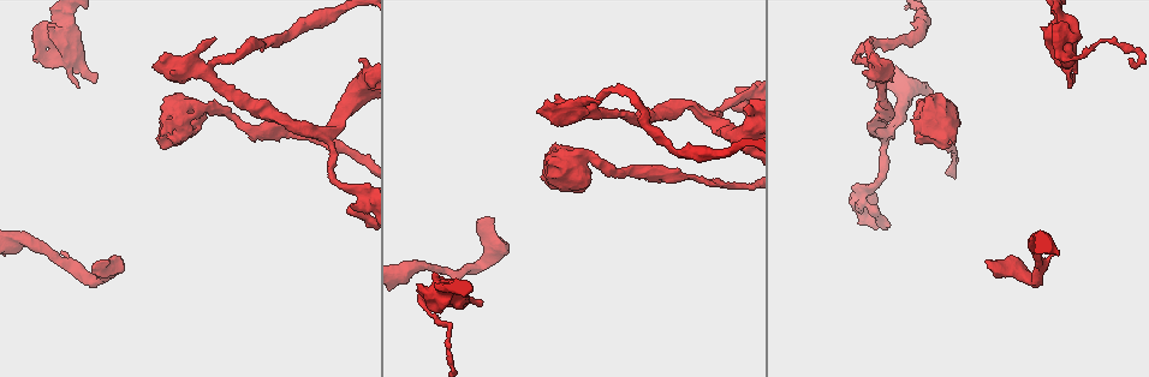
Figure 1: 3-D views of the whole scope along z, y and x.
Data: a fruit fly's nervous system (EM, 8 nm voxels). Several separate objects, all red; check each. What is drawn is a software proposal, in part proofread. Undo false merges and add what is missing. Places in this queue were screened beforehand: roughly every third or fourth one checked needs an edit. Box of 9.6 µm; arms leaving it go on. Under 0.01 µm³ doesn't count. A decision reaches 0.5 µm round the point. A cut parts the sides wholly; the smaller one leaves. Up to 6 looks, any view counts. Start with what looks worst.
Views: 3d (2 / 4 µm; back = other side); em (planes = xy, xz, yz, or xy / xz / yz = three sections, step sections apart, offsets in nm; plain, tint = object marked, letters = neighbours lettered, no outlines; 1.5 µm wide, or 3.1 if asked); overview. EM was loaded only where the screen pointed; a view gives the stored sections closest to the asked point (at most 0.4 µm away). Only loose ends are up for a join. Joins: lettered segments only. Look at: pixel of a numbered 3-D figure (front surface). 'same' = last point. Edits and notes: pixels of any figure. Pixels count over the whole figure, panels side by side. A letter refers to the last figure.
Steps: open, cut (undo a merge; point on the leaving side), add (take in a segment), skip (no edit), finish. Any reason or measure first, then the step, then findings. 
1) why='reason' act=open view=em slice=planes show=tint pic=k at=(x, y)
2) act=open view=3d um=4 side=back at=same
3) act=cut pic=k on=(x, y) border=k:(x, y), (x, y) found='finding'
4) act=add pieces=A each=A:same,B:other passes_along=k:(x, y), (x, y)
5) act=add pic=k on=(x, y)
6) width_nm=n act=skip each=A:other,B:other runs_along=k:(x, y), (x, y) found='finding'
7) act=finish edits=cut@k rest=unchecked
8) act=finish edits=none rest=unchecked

why='free end' act=open view=3d um=2 pic=1 at=(108, 261)

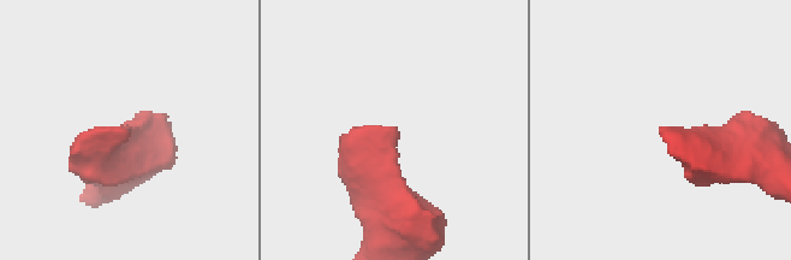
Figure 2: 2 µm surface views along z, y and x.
why='now the EM' act=open view=em slice=planes show=letters pic=2 at=(391, 130)

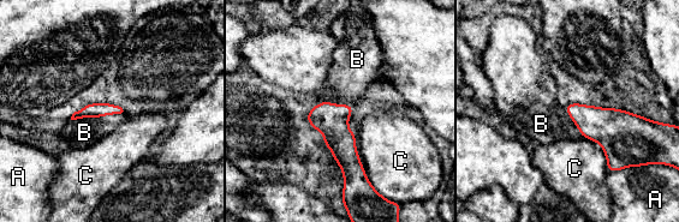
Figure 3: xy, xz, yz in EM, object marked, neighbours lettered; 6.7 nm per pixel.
act=add pieces=B each=A:other,B:same,C:other passes_along=3:(94, 109), (96, 116), (84, 132) found='it goes on there'

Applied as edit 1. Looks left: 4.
act=open view=overview

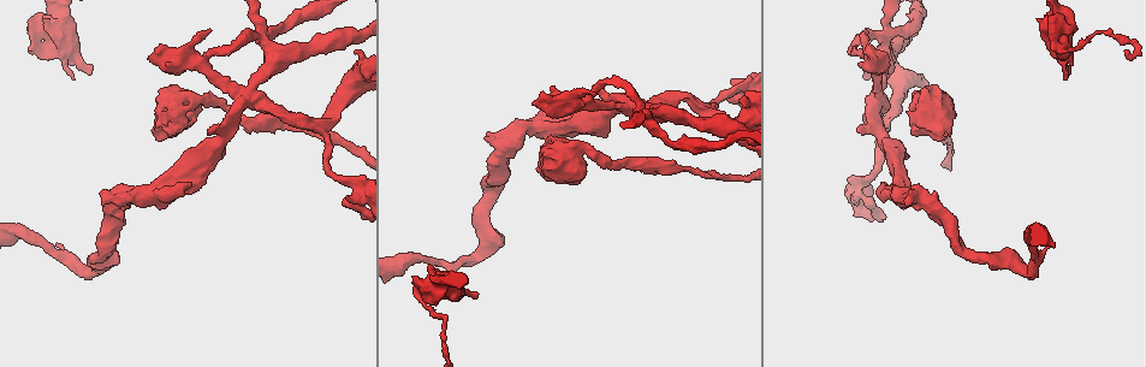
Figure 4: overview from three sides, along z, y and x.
why='sudden change in width' act=open view=em slice=xz step=8 show=letters pic=4 at=(407, 258)

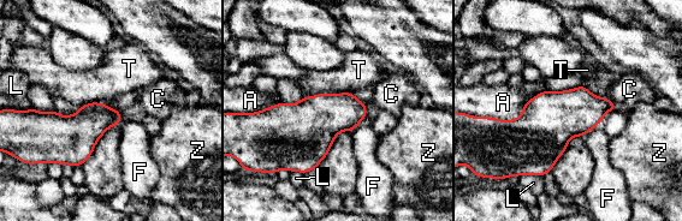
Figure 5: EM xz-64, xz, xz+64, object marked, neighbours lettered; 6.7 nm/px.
act=open view=em slice=planes show=letters at=same

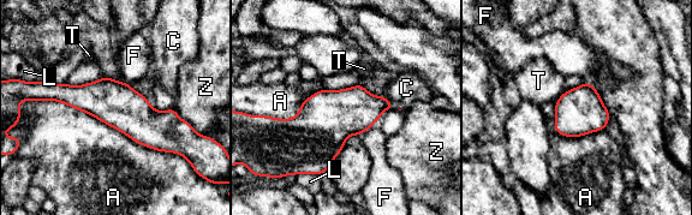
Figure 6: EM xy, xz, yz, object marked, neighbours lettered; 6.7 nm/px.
width_nm=300 act=skip each=A:other,C:other,F:other,L:other,T:other,Z:other border=6:(566, 90), (555, 102) found='all the same neuron'

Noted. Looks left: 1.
act=finish edits=add@3 rest=unchecked

